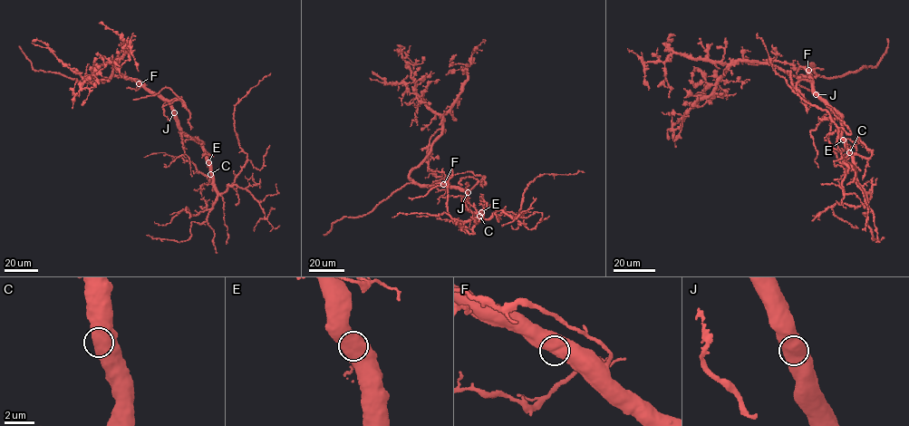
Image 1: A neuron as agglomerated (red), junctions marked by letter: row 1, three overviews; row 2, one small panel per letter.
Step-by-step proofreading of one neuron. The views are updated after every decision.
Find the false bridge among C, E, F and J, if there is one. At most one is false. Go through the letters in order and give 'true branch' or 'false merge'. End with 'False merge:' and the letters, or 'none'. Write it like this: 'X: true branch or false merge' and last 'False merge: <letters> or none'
C: true branch
E: true branch
F: true branch
J: true branch
False merge: none

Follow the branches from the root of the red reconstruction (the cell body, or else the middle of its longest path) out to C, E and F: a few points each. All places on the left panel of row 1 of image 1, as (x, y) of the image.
C: (179, 125), (182, 131), (202, 147), (210, 174)
E: (179, 125), (182, 131), (200, 145), (208, 162)
F: (179, 125), (171, 106), (139, 83)

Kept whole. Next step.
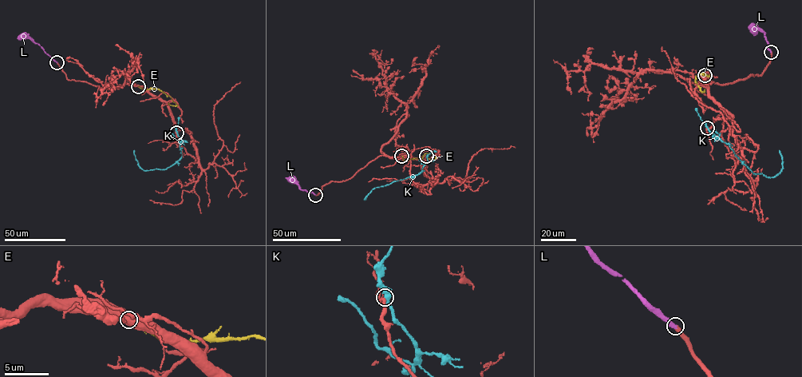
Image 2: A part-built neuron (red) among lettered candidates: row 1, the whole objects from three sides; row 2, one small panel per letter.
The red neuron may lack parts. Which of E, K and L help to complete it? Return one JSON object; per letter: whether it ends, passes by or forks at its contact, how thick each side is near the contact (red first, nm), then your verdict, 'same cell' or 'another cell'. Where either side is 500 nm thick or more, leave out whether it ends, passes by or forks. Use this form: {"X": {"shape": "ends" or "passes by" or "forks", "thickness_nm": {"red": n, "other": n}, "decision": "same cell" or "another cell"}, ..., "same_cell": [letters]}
{"E": {"thickness_nm": {"red": 950, "other": 280}, "decision": "another cell"}, "K": {"shape": "forks", "thickness_nm": {"red": 240, "other": 320}, "decision": "another cell"}, "L": {"shape": "ends", "thickness_nm": {"red": 360, "other": 400}, "decision": "same cell"}, "same_cell": ["L"]}

